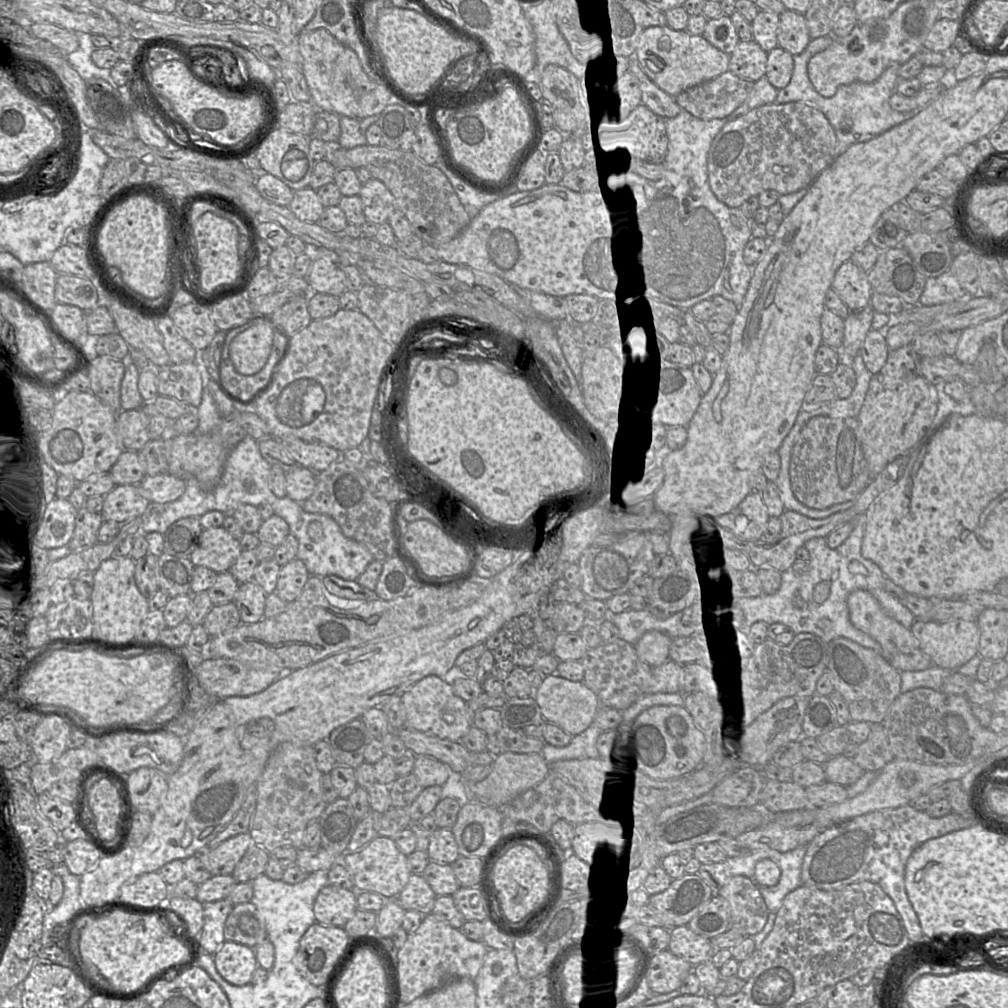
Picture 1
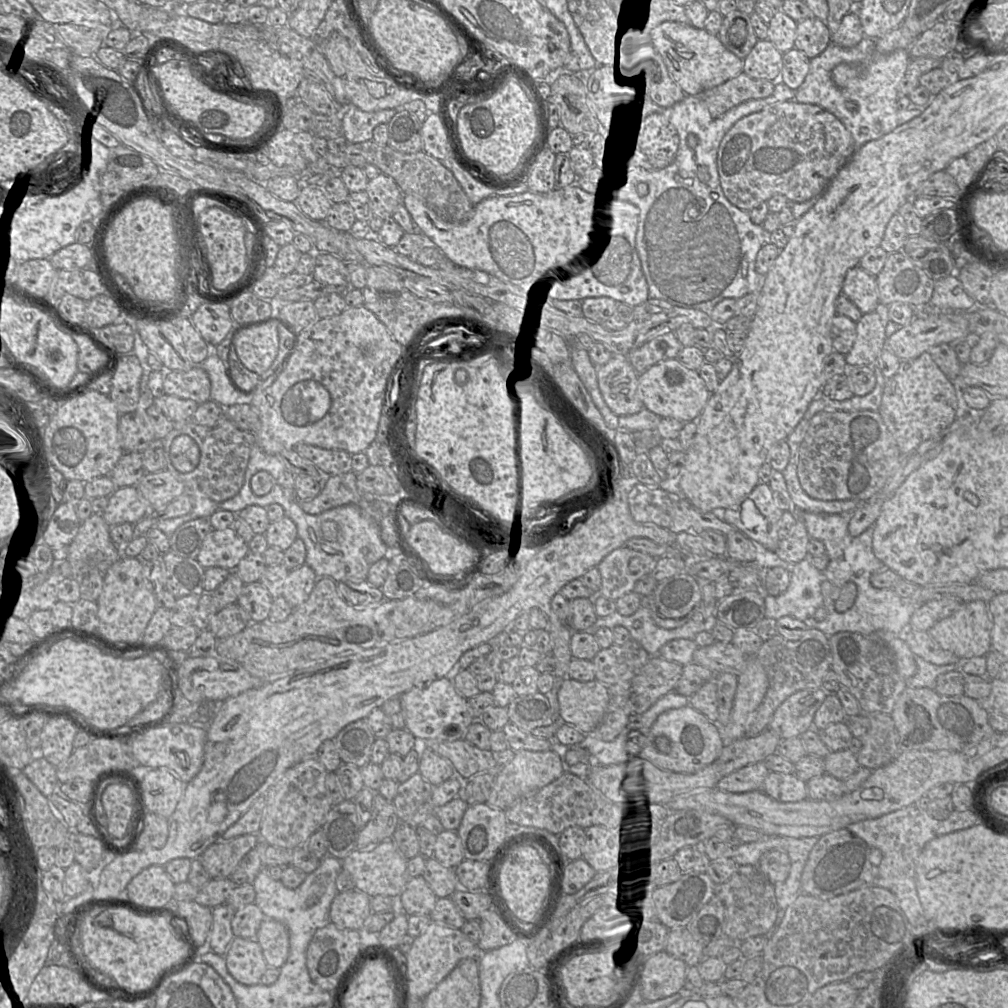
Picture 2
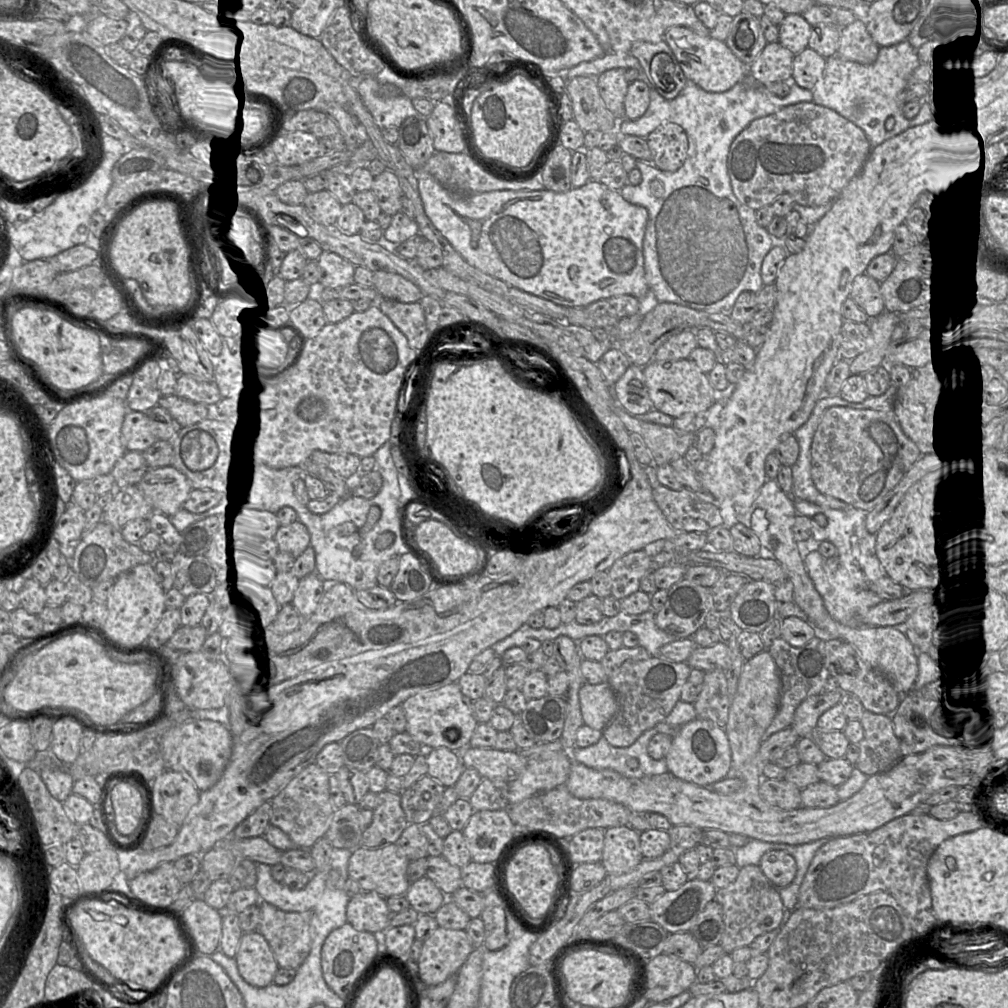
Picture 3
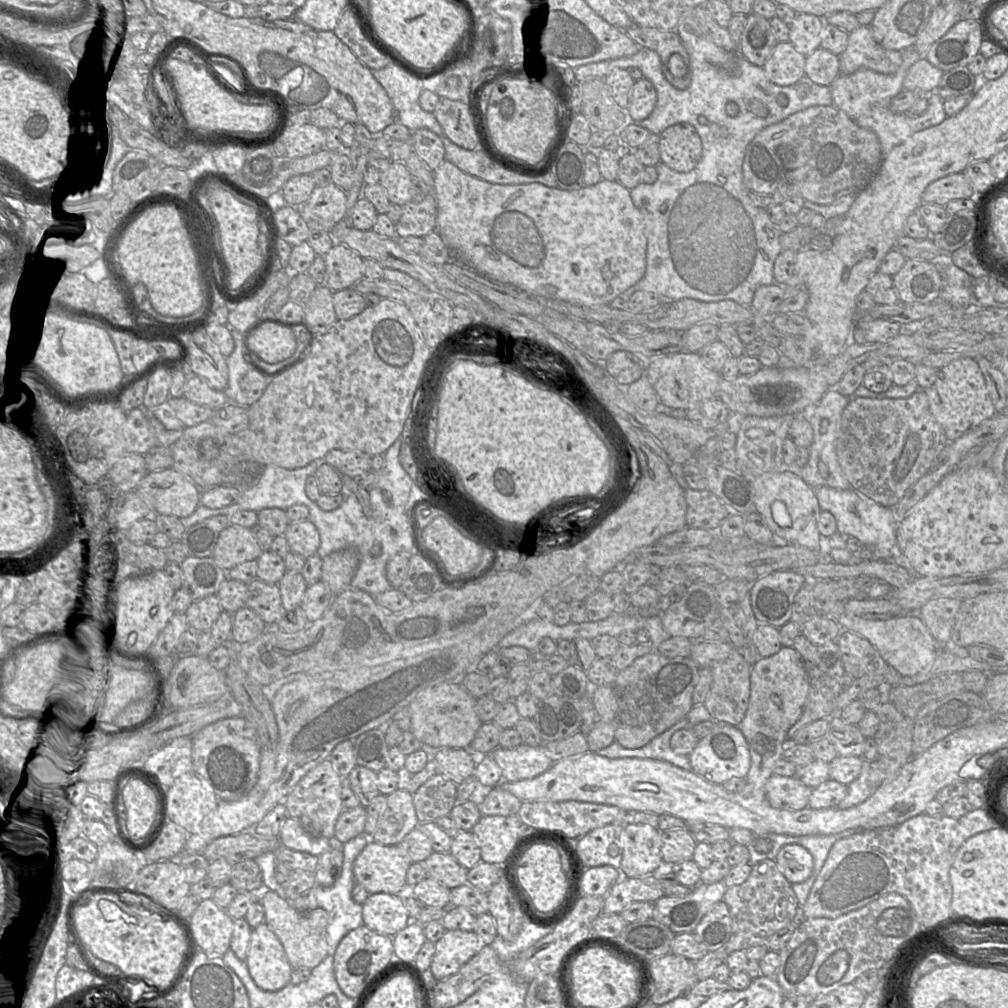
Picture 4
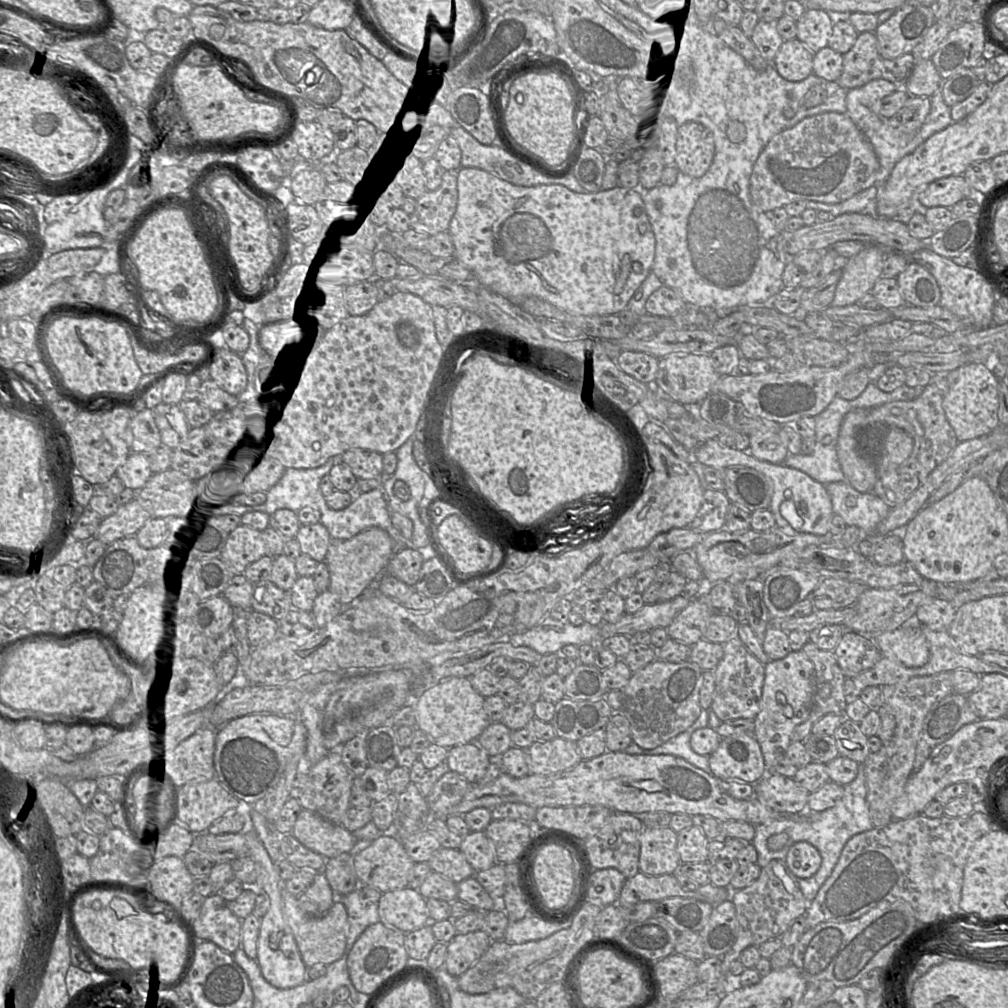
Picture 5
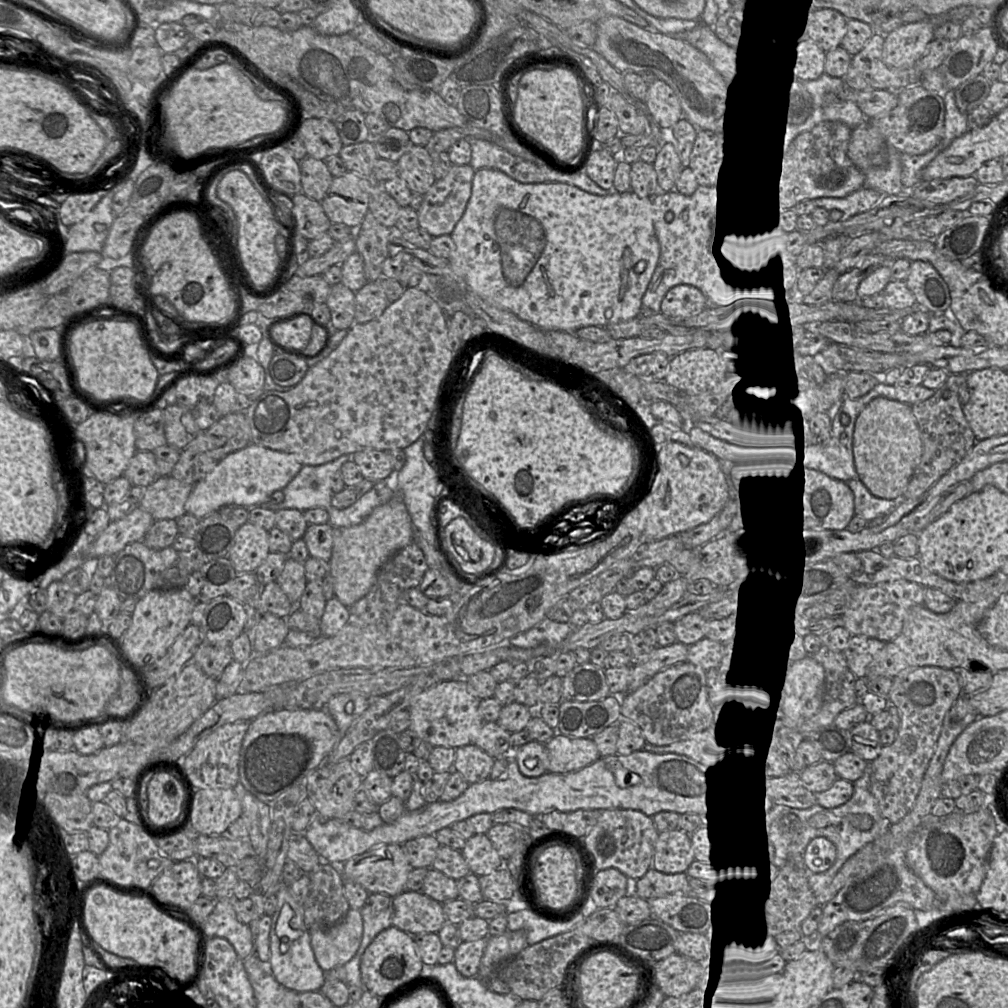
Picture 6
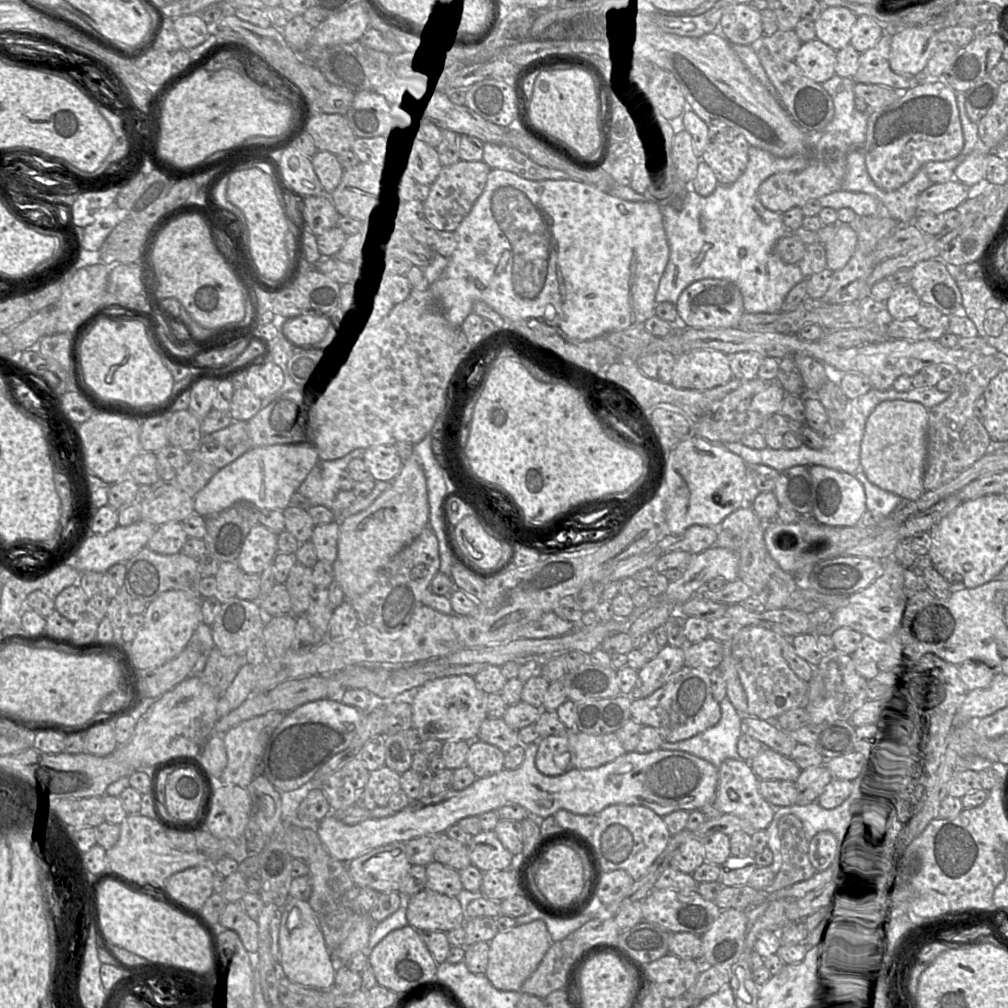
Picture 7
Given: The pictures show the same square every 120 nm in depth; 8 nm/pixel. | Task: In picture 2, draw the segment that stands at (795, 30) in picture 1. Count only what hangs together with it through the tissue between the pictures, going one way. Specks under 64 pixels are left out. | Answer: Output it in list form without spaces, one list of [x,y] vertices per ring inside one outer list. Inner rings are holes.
[[[817,17],[797,22],[795,48],[812,59],[821,54],[831,43],[831,31]]]

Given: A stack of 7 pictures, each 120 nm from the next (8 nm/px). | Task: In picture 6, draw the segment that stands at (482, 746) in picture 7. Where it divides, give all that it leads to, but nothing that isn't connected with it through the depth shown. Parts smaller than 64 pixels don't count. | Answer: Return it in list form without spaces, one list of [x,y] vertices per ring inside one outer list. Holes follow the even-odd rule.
[[[475,744],[455,749],[453,770],[467,783],[474,784],[489,778],[495,758],[488,755]]]

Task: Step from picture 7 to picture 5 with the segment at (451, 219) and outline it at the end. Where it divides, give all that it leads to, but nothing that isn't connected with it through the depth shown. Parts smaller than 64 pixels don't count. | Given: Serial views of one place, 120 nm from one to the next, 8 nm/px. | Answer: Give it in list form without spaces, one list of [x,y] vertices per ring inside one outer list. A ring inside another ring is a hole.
[[[458,170],[445,171],[442,177],[442,183],[437,189],[426,191],[421,197],[416,199],[415,211],[410,215],[411,229],[417,232],[423,232],[428,236],[448,231],[450,221],[457,207],[457,177]]]

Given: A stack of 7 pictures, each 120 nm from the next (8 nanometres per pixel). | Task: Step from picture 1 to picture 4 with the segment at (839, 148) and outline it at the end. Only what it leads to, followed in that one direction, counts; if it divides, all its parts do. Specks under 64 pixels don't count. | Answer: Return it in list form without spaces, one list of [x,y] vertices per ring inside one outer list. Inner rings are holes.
[[[914,49],[902,51],[902,63],[893,74],[882,74],[870,69],[859,69],[849,75],[840,75],[831,83],[833,105],[843,111],[858,126],[872,130],[878,137],[883,157],[892,148],[903,143],[916,132],[942,123],[947,115],[941,97],[934,91],[927,95],[928,106],[923,114],[911,118],[906,114],[895,114],[890,110],[890,102],[903,90],[903,81],[909,68],[922,57]]]

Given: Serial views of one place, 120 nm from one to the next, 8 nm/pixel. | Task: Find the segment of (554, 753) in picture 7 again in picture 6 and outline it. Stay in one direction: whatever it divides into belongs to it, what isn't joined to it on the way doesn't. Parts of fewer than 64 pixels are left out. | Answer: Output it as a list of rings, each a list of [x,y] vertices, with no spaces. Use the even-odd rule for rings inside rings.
[[[531,741],[514,749],[508,757],[517,763],[519,771],[527,778],[539,777],[548,773],[548,753],[545,744]]]

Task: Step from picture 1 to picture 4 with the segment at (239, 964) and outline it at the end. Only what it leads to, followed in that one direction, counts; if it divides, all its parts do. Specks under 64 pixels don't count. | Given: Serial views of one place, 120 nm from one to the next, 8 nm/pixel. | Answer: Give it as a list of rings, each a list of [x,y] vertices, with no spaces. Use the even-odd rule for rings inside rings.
[[[265,922],[252,929],[245,962],[262,990],[278,991],[290,983],[293,968],[282,943]]]

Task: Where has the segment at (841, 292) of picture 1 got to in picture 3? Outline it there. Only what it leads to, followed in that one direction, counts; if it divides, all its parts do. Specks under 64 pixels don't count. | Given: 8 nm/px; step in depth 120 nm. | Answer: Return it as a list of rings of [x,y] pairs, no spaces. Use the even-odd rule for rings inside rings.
[[[867,272],[858,275],[853,282],[850,297],[869,318],[875,318],[885,311],[881,283]]]

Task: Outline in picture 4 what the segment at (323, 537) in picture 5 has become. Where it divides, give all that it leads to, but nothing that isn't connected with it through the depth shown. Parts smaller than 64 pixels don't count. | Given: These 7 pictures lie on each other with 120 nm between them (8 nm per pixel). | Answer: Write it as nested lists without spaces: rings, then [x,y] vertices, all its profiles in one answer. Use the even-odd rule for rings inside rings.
[[[309,519],[297,523],[289,523],[284,537],[289,544],[290,551],[304,558],[316,554],[320,546],[319,531]]]

